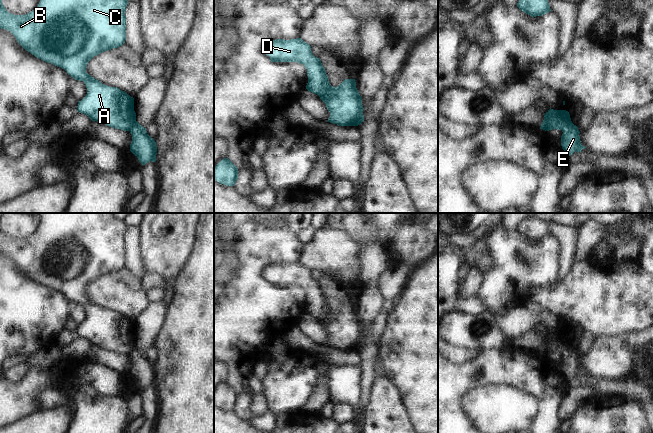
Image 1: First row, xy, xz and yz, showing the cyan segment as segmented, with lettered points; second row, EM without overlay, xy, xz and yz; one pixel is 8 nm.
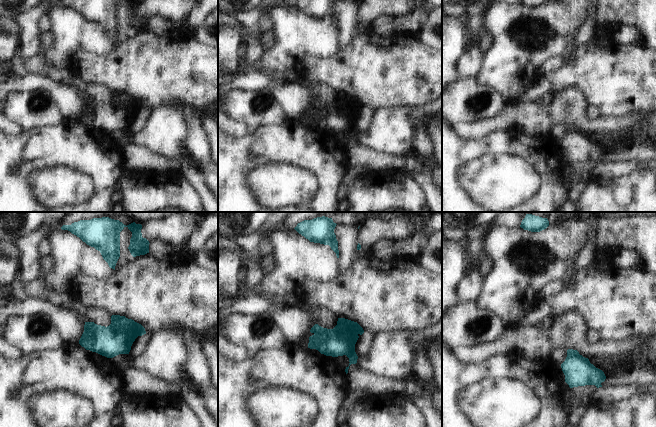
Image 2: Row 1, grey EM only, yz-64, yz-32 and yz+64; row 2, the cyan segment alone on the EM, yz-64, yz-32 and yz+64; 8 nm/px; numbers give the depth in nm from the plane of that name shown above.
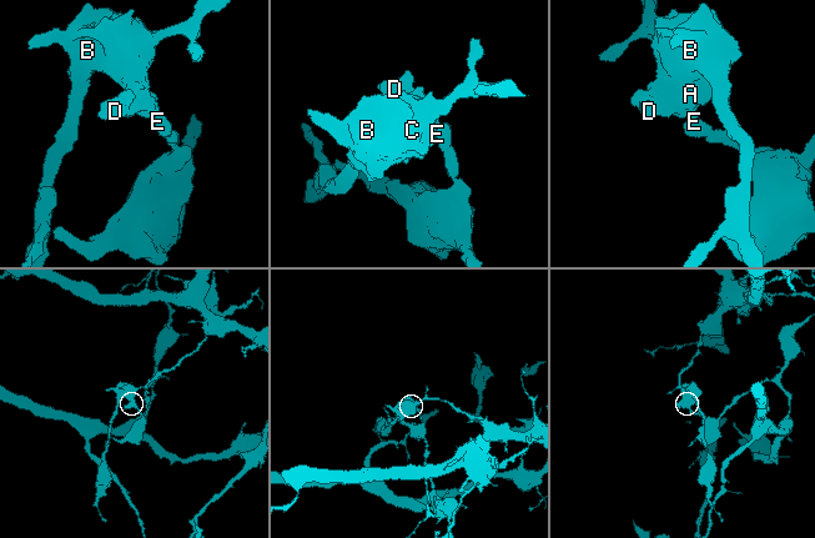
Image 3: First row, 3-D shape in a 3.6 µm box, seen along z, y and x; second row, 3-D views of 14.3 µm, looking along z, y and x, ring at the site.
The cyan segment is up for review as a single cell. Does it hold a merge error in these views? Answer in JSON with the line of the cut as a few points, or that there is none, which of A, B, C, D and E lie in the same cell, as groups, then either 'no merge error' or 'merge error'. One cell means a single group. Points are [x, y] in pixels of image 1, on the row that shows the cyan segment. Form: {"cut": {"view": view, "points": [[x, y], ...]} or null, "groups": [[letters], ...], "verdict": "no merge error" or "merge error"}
{"cut": {"view": "yz", "points": [[571, 122], [561, 129]]}, "groups": [["A", "B", "C", "D"], ["E"]], "verdict": "merge error"}

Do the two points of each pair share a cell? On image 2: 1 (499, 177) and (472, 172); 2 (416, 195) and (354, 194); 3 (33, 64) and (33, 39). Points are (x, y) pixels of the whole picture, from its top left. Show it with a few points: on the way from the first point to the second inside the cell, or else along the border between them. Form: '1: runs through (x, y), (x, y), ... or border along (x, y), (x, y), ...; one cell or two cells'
1: runs through (492, 177), (479, 177); one cell
2: runs through (401, 194), (369, 194); one cell
3: border along (41, 46), (32, 55), (24, 55), (20, 51); two cells

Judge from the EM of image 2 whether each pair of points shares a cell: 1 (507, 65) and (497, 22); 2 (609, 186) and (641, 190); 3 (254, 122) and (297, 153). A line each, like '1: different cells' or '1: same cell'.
1: same cell
2: same cell
3: different cells

